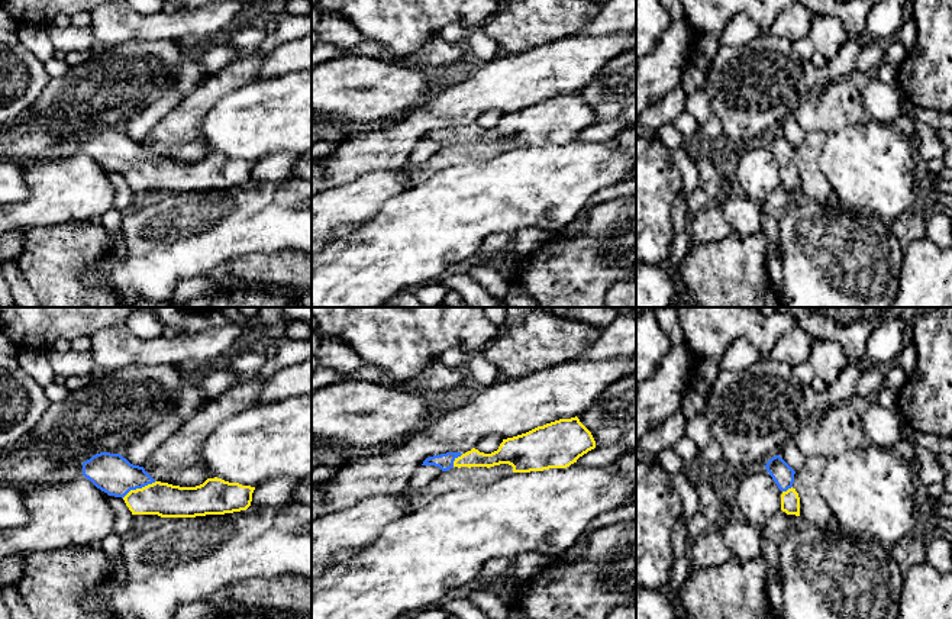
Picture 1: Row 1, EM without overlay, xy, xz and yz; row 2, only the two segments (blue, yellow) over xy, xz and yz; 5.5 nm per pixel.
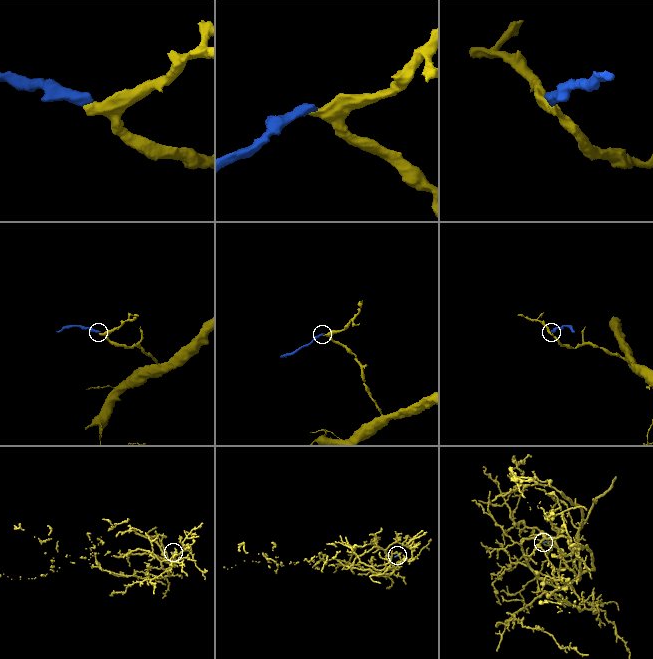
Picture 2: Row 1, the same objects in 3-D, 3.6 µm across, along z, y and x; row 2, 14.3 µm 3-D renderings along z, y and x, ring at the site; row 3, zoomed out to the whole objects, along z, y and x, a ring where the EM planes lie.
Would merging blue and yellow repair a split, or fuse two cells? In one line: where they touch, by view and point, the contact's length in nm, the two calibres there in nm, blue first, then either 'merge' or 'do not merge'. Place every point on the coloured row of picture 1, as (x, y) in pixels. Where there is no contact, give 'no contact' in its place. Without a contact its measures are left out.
contact xy (138, 487); length 220 nm; calibres 220 and 190 nm; merge

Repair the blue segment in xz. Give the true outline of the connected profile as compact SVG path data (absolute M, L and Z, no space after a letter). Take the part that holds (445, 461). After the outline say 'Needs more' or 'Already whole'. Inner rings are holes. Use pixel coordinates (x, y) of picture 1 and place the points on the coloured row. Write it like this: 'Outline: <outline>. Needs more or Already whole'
Outline: M559 419L538 426L526 433L503 439L498 449L491 454L471 451L446 452L429 457L422 465L435 465L442 471L452 467L494 467L509 464L513 473L543 471L549 468L567 468L580 457L596 448L591 432L580 419Z. Needs more

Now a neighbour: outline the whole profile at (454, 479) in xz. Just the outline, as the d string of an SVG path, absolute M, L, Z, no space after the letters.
M509 464L494 467L452 467L442 471L429 484L422 487L407 487L401 496L409 500L409 510L417 510L443 493L456 491L472 484L490 484L500 477L513 473Z

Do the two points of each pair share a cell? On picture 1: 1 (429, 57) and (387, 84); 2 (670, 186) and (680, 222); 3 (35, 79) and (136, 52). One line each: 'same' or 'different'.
1: different
2: different
3: different

